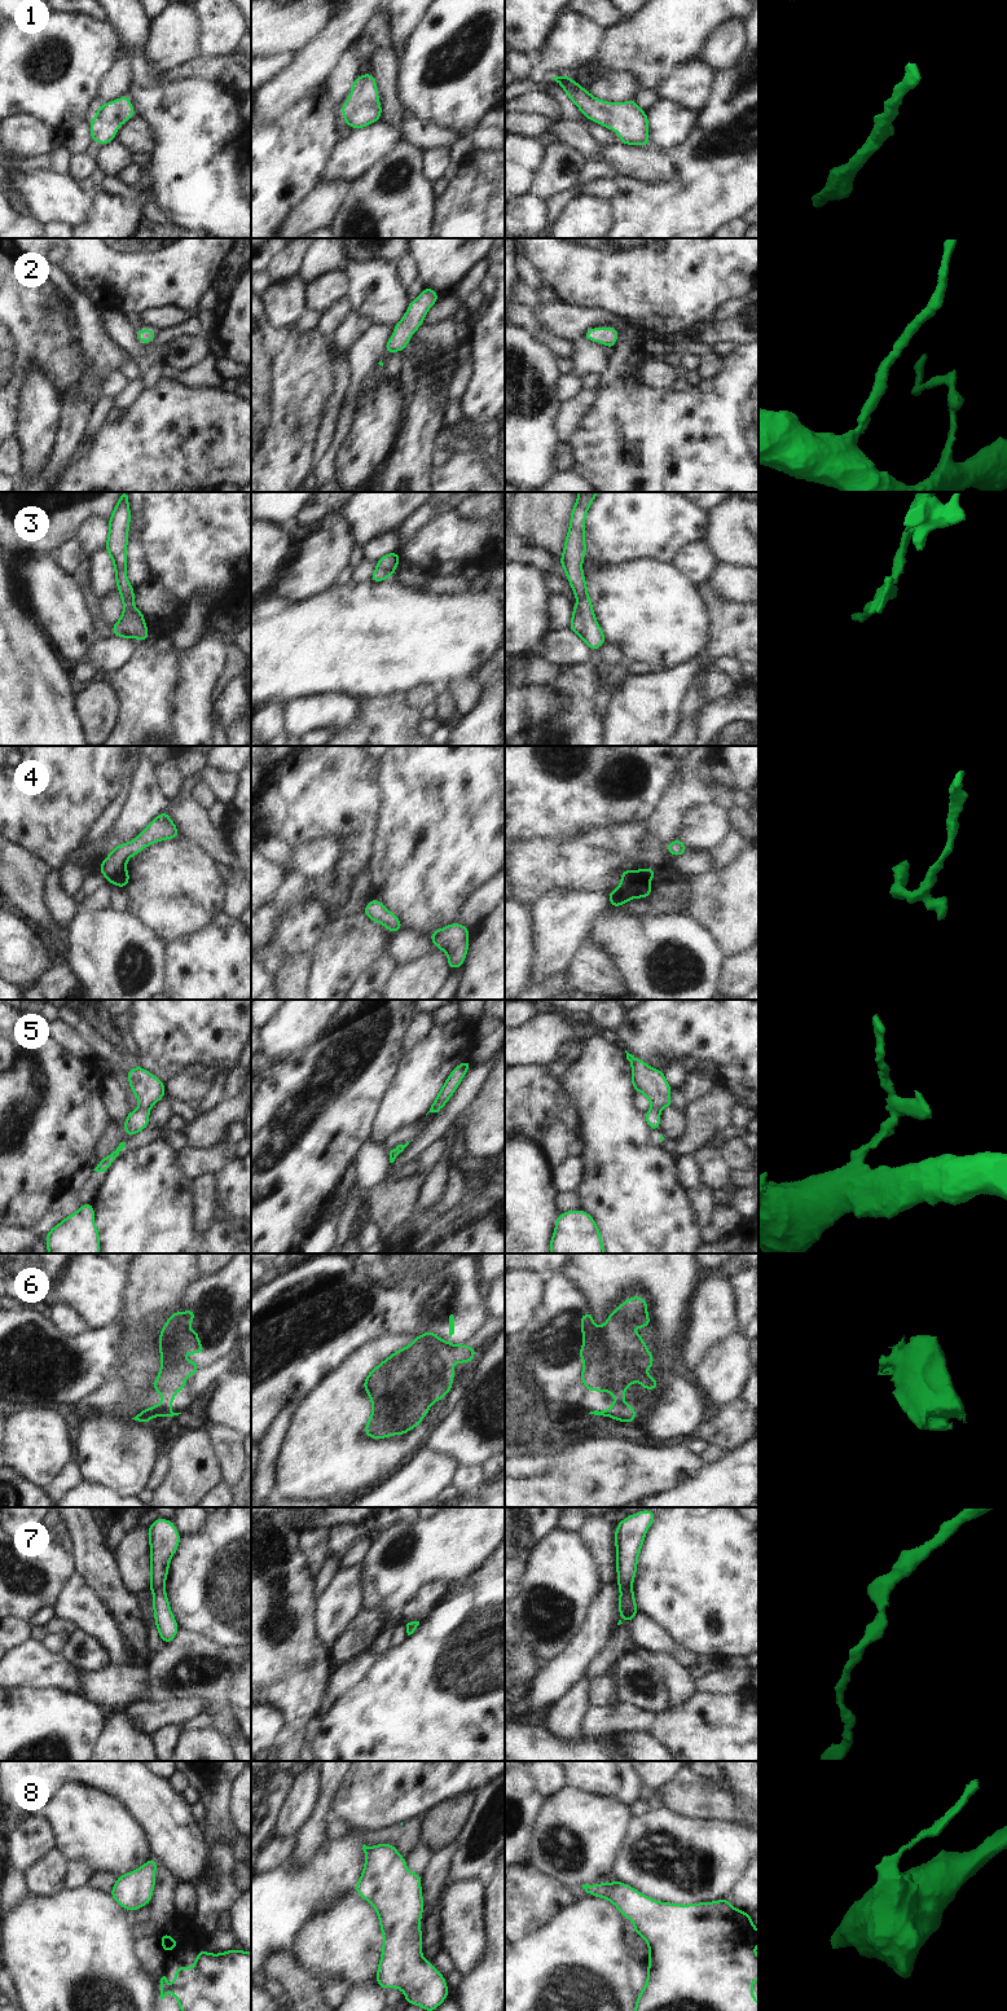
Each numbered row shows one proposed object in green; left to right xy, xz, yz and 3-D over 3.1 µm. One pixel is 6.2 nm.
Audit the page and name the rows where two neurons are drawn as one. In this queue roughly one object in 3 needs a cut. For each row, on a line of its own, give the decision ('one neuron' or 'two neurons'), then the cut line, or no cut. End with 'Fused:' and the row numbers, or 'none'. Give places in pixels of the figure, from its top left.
1: one neuron | no cut
2: one neuron | no cut
3: one neuron | no cut
4: one neuron | no cut
5: one neuron | no cut
6: two neurons | yz (598, 1329), (594, 1351), (586, 1364), (581, 1381)
7: one neuron | no cut
8: one neuron | no cut
Fused: 6

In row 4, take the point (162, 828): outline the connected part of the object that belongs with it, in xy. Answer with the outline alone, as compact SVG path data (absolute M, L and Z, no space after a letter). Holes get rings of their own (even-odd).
M163 811L131 843L120 843L114 847L98 869L110 884L116 884L124 890L129 882L129 871L124 865L131 856L140 853L153 843L179 837L177 826L168 817L167 811Z

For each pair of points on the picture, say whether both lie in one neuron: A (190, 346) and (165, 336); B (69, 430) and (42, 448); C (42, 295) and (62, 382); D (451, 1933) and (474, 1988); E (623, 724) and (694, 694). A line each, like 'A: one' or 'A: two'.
A: two
B: two
C: one
D: two
E: two

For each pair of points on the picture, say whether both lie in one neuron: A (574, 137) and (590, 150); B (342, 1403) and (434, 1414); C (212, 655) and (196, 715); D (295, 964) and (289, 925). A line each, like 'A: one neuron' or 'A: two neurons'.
A: one neuron
B: one neuron
C: one neuron
D: two neurons

